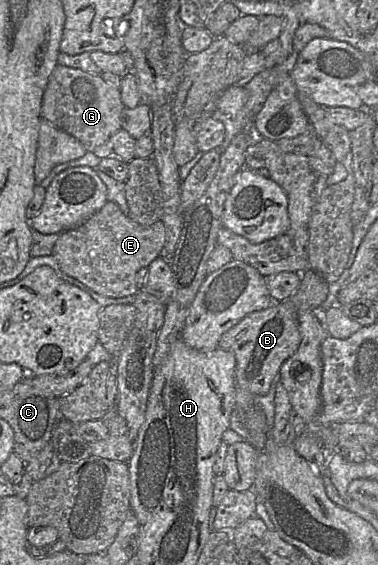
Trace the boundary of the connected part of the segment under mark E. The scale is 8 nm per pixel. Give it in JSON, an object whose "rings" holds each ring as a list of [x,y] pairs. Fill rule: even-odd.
{"rings":[[[108,201],[98,212],[76,228],[62,232],[54,244],[52,256],[66,275],[82,282],[96,293],[121,298],[139,291],[135,275],[158,257],[163,257],[165,227],[162,221],[151,226],[134,222],[115,202]]]}

